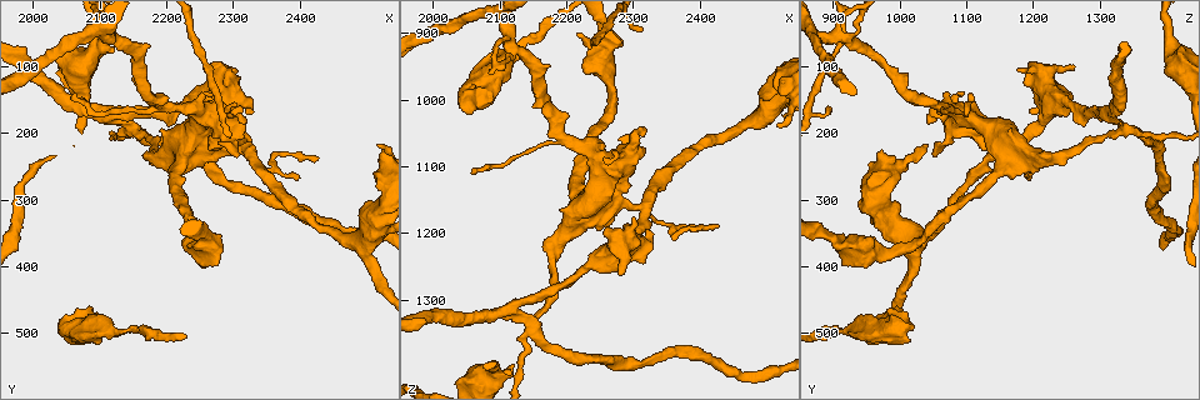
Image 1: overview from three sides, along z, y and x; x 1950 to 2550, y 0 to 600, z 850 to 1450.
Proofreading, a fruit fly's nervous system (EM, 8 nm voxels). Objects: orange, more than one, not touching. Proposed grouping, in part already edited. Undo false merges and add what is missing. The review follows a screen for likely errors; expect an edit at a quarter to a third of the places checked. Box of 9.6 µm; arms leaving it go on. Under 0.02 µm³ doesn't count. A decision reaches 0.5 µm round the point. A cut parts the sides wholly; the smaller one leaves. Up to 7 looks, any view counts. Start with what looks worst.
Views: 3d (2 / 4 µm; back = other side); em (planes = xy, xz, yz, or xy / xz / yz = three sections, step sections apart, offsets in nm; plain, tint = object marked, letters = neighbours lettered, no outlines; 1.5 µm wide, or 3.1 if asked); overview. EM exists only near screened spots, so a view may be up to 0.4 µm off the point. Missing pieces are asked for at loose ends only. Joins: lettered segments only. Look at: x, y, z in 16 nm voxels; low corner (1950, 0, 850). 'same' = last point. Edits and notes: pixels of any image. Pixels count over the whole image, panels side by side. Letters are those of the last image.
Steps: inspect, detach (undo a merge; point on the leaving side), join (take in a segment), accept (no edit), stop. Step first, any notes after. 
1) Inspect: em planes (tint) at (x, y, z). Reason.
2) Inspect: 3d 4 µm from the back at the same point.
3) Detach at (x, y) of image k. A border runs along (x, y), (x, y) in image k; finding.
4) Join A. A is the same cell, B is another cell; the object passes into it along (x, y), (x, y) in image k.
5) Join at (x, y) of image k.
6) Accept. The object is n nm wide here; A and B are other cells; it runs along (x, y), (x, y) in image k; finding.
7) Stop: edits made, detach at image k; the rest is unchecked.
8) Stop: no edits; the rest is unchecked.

Inspect: 3d 2 µm at (2150, 190, 1355). Two arms in line, one across.

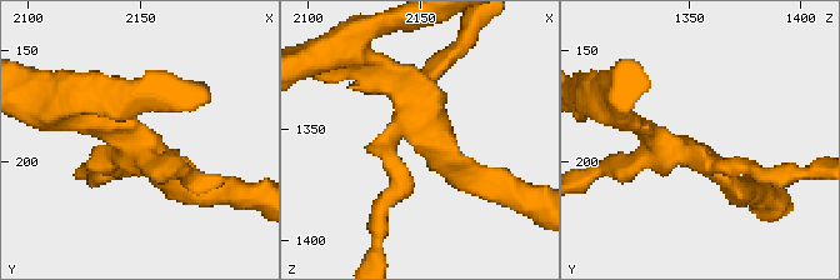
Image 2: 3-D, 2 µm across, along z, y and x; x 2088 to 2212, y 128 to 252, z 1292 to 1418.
Inspect: em planes (letters) at (2149, 194, 1349).

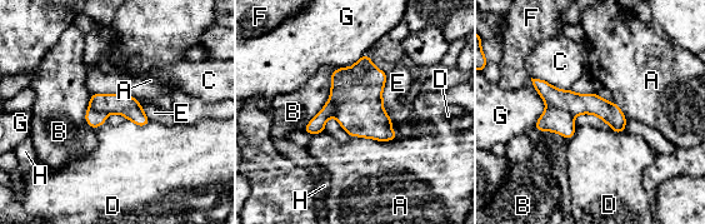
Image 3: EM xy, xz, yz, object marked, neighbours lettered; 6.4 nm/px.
Accept. The object is 150 nm wide here; the longest contact is with B, 460 nm; A, B, C, D, E, F, G and H are other cells; one neuron here.

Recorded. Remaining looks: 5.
Inspect: 3d 2 µm from the back at (2305, 235, 1050). Free end.

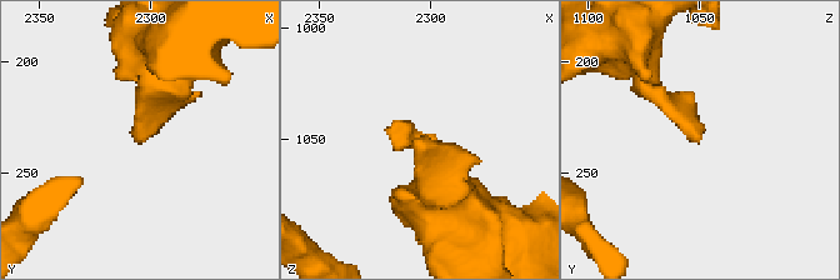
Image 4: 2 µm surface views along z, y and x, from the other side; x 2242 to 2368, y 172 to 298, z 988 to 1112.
Inspect: em xy step 8 (letters) at (2305, 236, 1050). Now the EM.

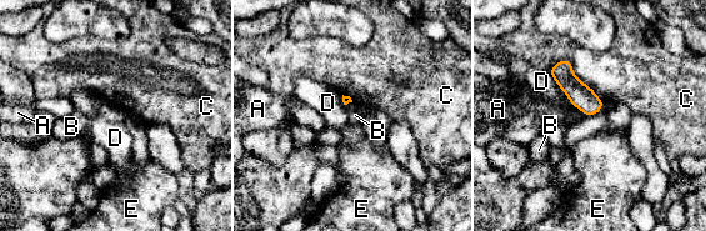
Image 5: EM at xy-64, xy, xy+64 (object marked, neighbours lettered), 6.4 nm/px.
Accept. A, B, C, D and E are other cells; a border runs along (547, 71), (567, 99), (586, 115) in image 5; no lettered segment goes on from it.

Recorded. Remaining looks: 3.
Inspect: 3d 2 µm at (2060, 145, 1110). Thin end.

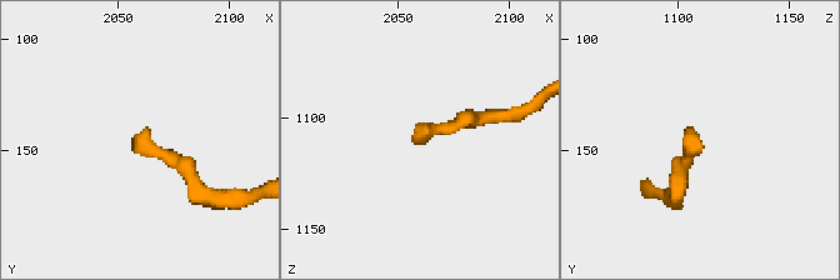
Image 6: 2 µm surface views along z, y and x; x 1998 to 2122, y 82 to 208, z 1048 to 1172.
Inspect: em xz step 4 (tint) at (2056, 145, 1110). Need the tissue.

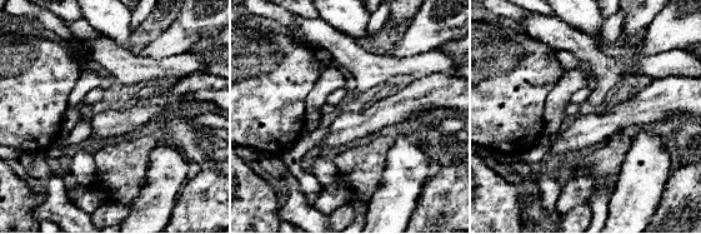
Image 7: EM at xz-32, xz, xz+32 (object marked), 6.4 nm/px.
Inspect: em planes (letters) at the same point. Another direction.

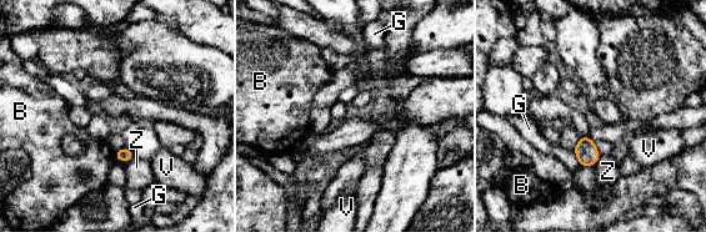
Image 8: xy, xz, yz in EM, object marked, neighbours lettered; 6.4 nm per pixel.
Accept. The longest contact is with Z, 130 nm; B, G, V and Z are other cells; no lettered segment goes on from it.

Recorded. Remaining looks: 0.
Stop: no edits; the rest is unchecked.

